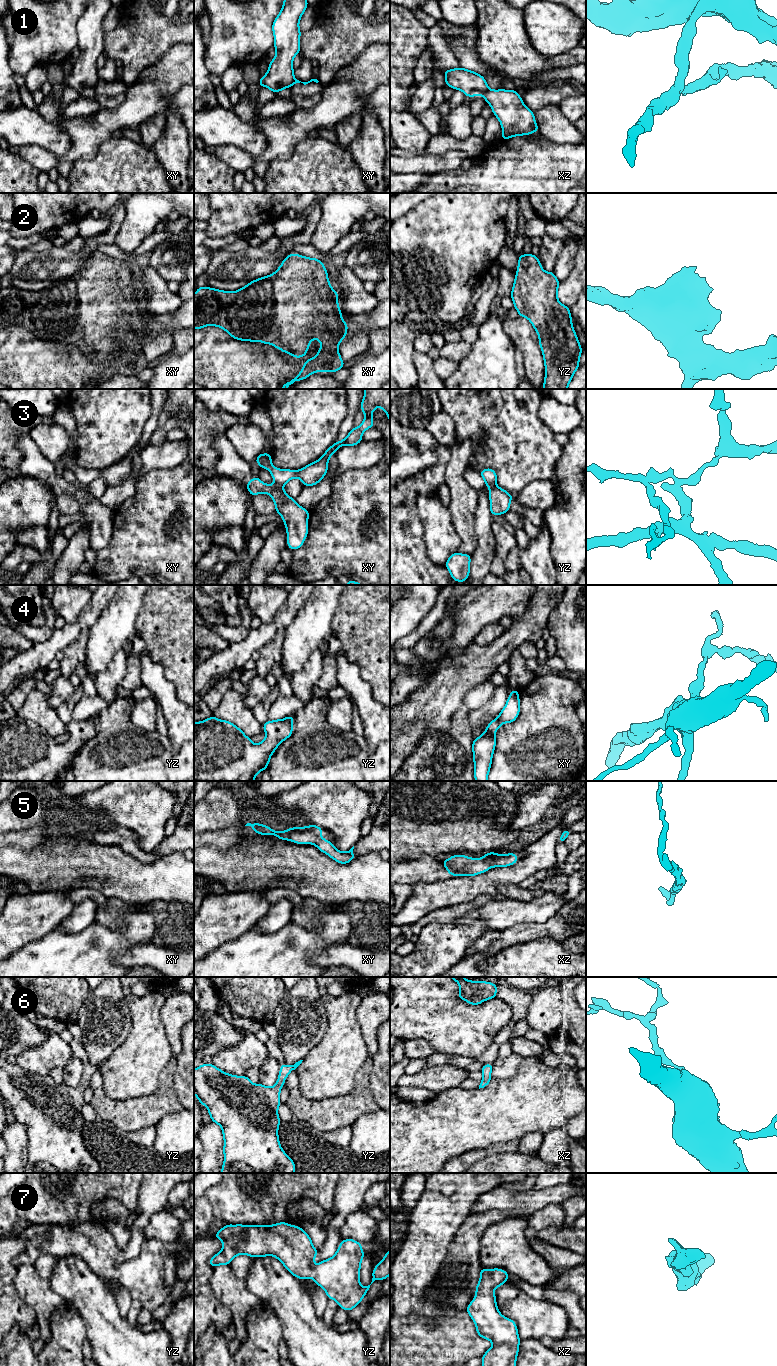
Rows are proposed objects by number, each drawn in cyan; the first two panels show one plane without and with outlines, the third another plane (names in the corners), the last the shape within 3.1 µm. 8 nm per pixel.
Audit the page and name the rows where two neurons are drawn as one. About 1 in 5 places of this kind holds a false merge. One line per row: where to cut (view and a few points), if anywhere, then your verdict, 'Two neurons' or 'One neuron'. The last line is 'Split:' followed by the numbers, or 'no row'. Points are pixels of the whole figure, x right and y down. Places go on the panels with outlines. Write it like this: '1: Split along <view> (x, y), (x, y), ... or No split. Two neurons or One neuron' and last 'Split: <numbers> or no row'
1: Split along xy (294, 78), (290, 85). Two neurons
2: No split. One neuron
3: Split along xy (274, 483), (282, 487). Two neurons
4: No split. One neuron
5: No split. One neuron
6: No split. One neuron
7: No split. One neuron
Split: 1, 3

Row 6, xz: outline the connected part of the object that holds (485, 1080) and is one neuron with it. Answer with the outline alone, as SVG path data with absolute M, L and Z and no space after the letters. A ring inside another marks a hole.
M485 1064L480 1069L480 1071L483 1073L484 1076L479 1085L479 1089L486 1087L489 1084L489 1082L491 1081L492 1077L490 1074L491 1074L492 1069L493 1069L493 1064Z

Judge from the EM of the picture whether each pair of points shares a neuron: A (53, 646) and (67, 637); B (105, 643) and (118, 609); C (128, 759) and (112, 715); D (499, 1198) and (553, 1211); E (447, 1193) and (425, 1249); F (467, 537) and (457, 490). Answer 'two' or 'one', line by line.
A: one
B: one
C: one
D: two
E: one
F: one

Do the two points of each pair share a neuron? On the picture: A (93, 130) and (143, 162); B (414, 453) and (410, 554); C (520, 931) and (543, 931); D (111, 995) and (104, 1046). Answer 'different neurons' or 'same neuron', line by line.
A: different neurons
B: different neurons
C: same neuron
D: same neuron

